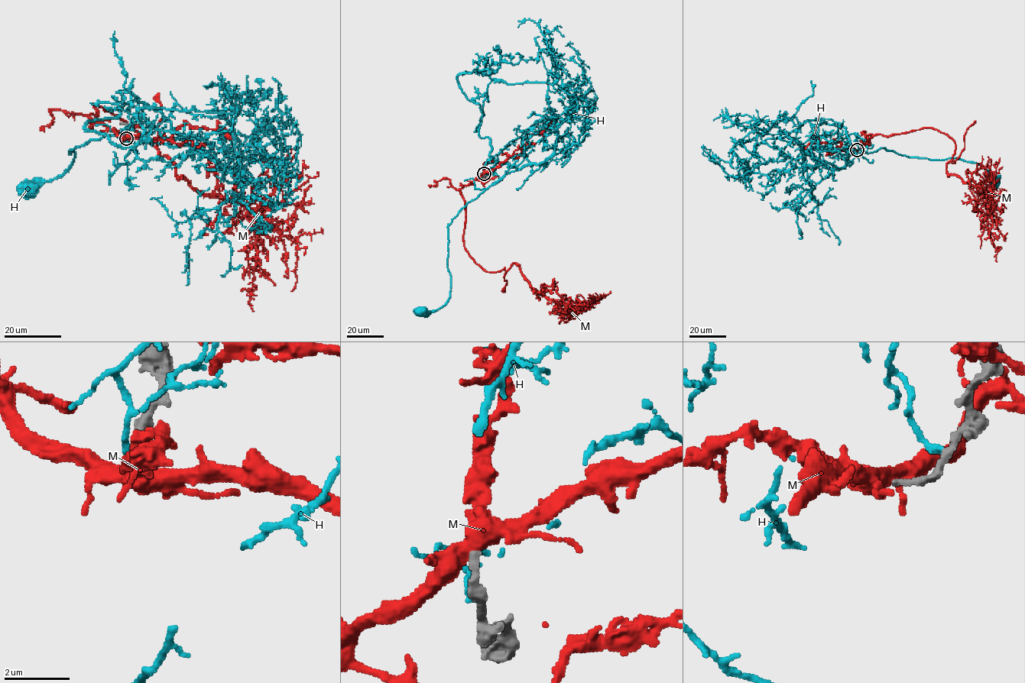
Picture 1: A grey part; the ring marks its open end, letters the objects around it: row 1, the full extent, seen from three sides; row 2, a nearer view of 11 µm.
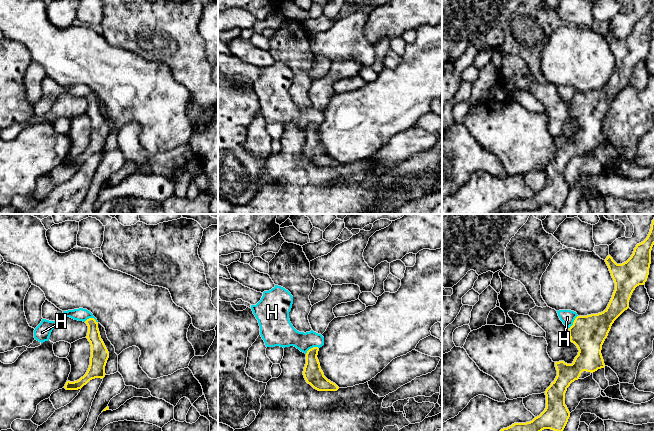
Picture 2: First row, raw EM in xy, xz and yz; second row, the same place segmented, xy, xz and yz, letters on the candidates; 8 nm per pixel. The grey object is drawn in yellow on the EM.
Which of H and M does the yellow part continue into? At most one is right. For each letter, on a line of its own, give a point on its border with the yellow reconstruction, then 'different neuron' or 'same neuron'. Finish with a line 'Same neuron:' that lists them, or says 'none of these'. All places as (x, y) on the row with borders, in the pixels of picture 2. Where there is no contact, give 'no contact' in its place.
H: meets yellow in xy at (91, 318); different neuron
M: no contact; different neuron
Same neuron: none of these

